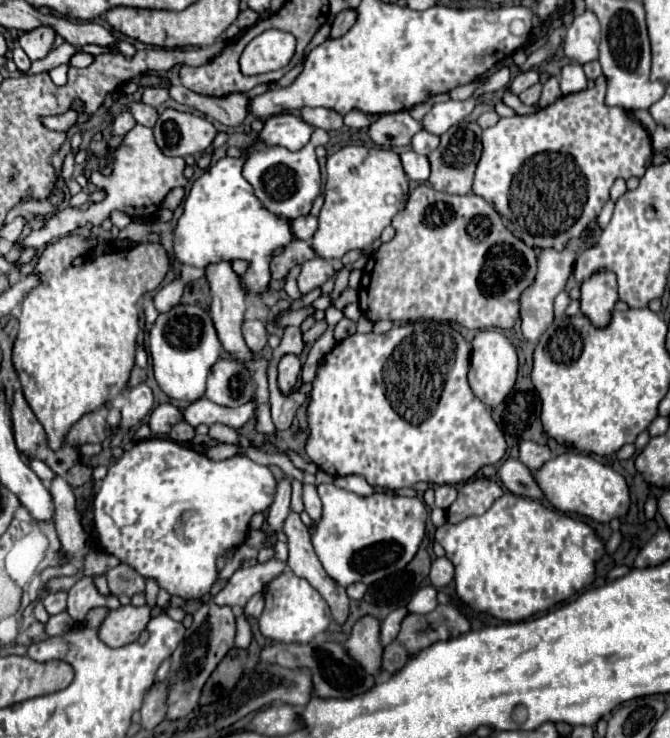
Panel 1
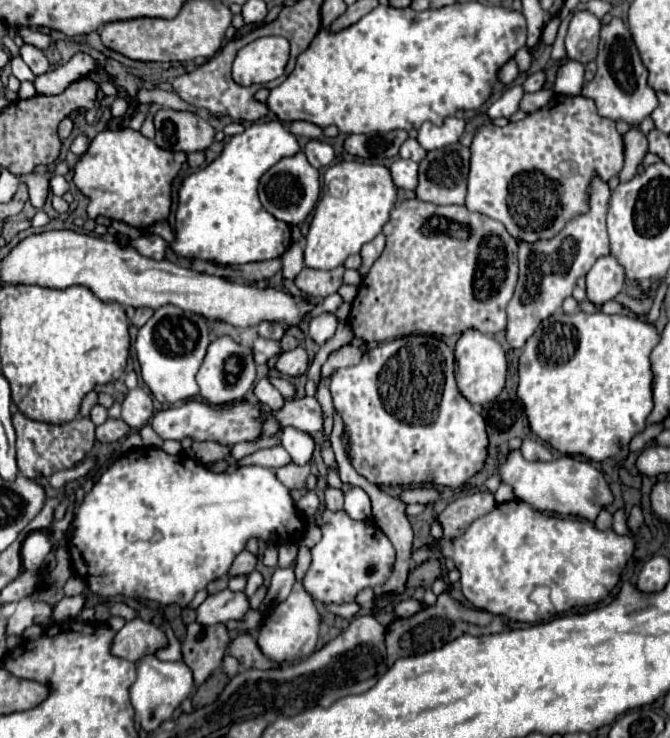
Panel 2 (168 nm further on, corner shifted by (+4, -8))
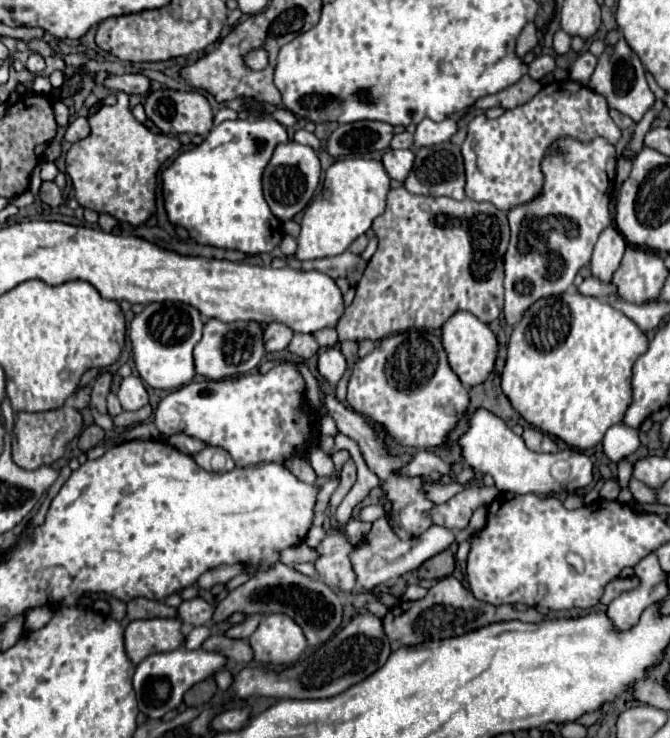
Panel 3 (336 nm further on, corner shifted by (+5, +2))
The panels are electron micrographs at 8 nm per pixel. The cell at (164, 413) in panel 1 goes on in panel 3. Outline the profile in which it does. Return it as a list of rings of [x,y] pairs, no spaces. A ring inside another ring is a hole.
[[[278,364],[268,374],[252,372],[246,376],[240,376],[238,380],[202,380],[202,382],[190,382],[182,386],[176,392],[170,392],[166,398],[160,400],[156,412],[154,412],[154,424],[164,436],[172,436],[178,432],[184,432],[188,436],[200,438],[208,442],[210,446],[220,446],[230,452],[236,466],[256,464],[264,460],[272,462],[284,462],[292,454],[306,452],[306,444],[312,440],[318,440],[318,420],[302,412],[300,406],[304,404],[304,380],[294,368],[294,364]]]

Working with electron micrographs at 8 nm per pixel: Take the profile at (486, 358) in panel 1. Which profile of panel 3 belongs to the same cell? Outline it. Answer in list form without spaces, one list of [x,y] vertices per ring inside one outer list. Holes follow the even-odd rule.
[[[456,312],[444,326],[442,326],[442,344],[448,354],[448,362],[452,370],[458,374],[462,384],[466,386],[476,386],[482,384],[490,372],[494,370],[494,362],[498,356],[498,340],[494,332],[480,322],[476,316],[470,312]]]

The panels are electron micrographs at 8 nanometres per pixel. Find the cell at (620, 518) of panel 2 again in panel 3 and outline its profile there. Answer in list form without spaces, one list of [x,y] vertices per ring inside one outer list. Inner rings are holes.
[[[620,460],[620,464],[618,464],[618,484],[620,484],[620,488],[628,488],[630,478],[632,478],[632,466],[628,464],[628,460]]]

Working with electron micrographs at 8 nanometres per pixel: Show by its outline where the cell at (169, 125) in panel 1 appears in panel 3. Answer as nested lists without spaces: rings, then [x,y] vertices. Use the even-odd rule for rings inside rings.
[[[156,90],[146,98],[146,116],[160,128],[162,134],[200,134],[212,130],[212,108],[200,92]]]

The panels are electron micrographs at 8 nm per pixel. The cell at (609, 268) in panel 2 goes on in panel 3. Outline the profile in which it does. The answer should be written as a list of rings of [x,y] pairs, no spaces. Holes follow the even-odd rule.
[[[608,226],[596,246],[594,246],[594,254],[590,260],[590,272],[594,278],[598,278],[600,282],[608,284],[614,276],[614,272],[618,270],[622,256],[626,252],[626,240],[624,236],[620,236],[620,232],[616,232],[616,228]]]

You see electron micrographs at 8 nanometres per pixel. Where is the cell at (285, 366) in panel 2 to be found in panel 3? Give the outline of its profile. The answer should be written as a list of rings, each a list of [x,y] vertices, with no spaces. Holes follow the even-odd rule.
[[[294,334],[288,350],[292,354],[296,354],[298,358],[308,360],[308,358],[312,358],[320,350],[320,346],[318,346],[318,342],[314,340],[312,334]]]

